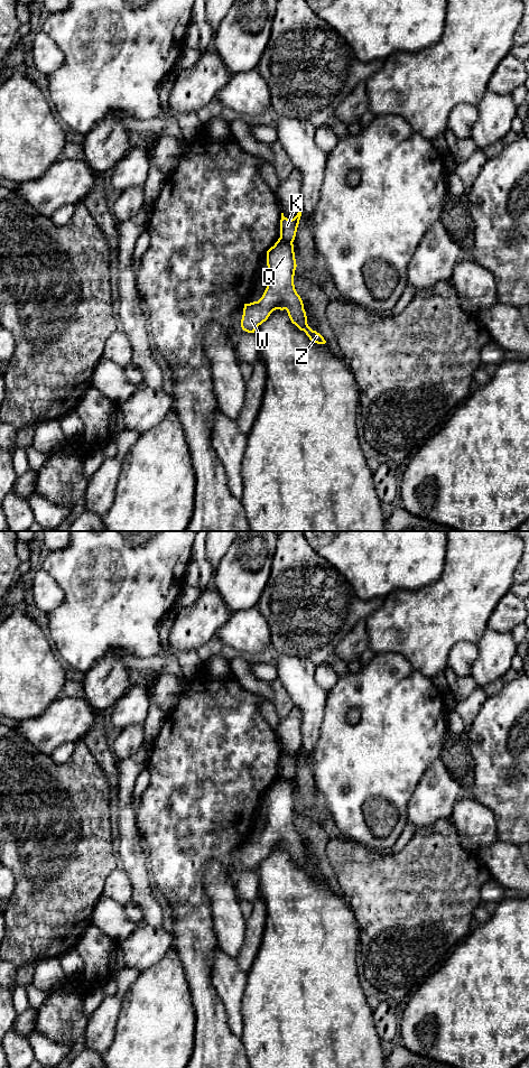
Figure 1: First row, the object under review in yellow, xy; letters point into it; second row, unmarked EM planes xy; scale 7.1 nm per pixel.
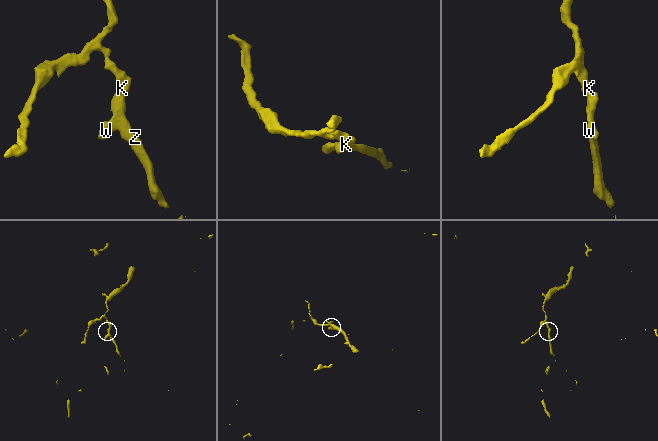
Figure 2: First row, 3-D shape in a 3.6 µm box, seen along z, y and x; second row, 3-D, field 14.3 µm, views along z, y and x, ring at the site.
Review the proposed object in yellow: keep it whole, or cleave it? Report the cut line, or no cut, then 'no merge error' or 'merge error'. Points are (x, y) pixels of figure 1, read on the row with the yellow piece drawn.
cut xy (280, 237), (291, 243); merge error

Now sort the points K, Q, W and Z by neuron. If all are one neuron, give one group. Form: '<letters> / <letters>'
K / Q W Z

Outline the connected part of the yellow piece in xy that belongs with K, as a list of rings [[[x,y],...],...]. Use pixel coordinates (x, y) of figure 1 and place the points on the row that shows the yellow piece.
[[[301,208],[297,213],[297,215],[294,219],[287,219],[284,216],[284,213],[281,213],[281,220],[280,220],[280,238],[287,242],[293,243],[296,236],[297,227],[299,224],[299,220],[301,216]]]

